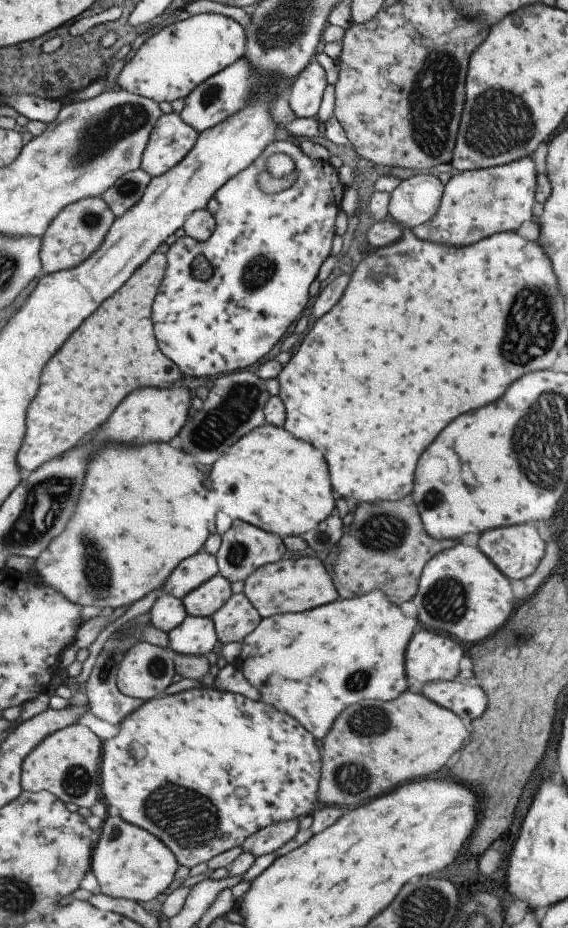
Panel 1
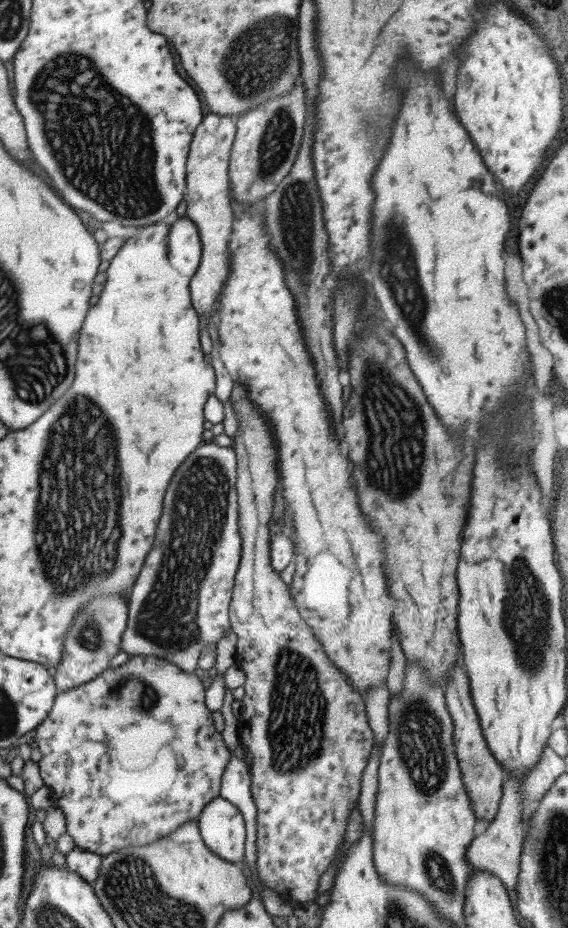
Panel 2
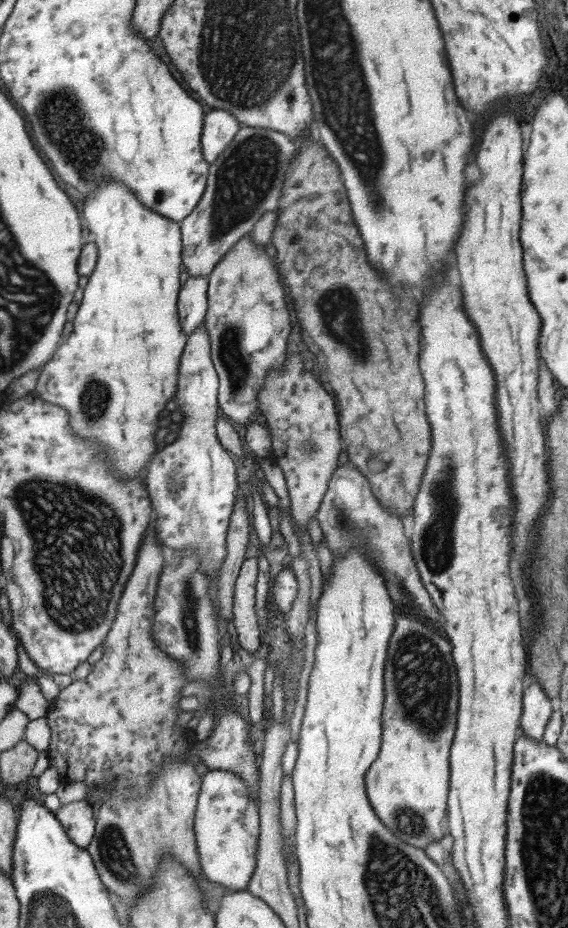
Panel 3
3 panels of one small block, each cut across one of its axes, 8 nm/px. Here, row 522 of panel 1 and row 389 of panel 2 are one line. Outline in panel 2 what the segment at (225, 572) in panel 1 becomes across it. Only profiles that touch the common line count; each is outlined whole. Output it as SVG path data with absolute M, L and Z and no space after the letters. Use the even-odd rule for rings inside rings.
M233 382L230 405L238 420L232 449L236 456L236 503L241 539L240 561L228 604L228 621L236 634L236 665L244 674L244 693L239 700L239 745L251 760L249 776L251 798L257 807L255 860L251 869L255 879L291 904L315 901L320 876L334 859L347 817L356 807L363 768L374 744L366 720L364 699L346 681L346 676L327 658L322 644L298 615L288 586L270 565L269 519L278 481L278 450L270 424L246 397L246 388Z

